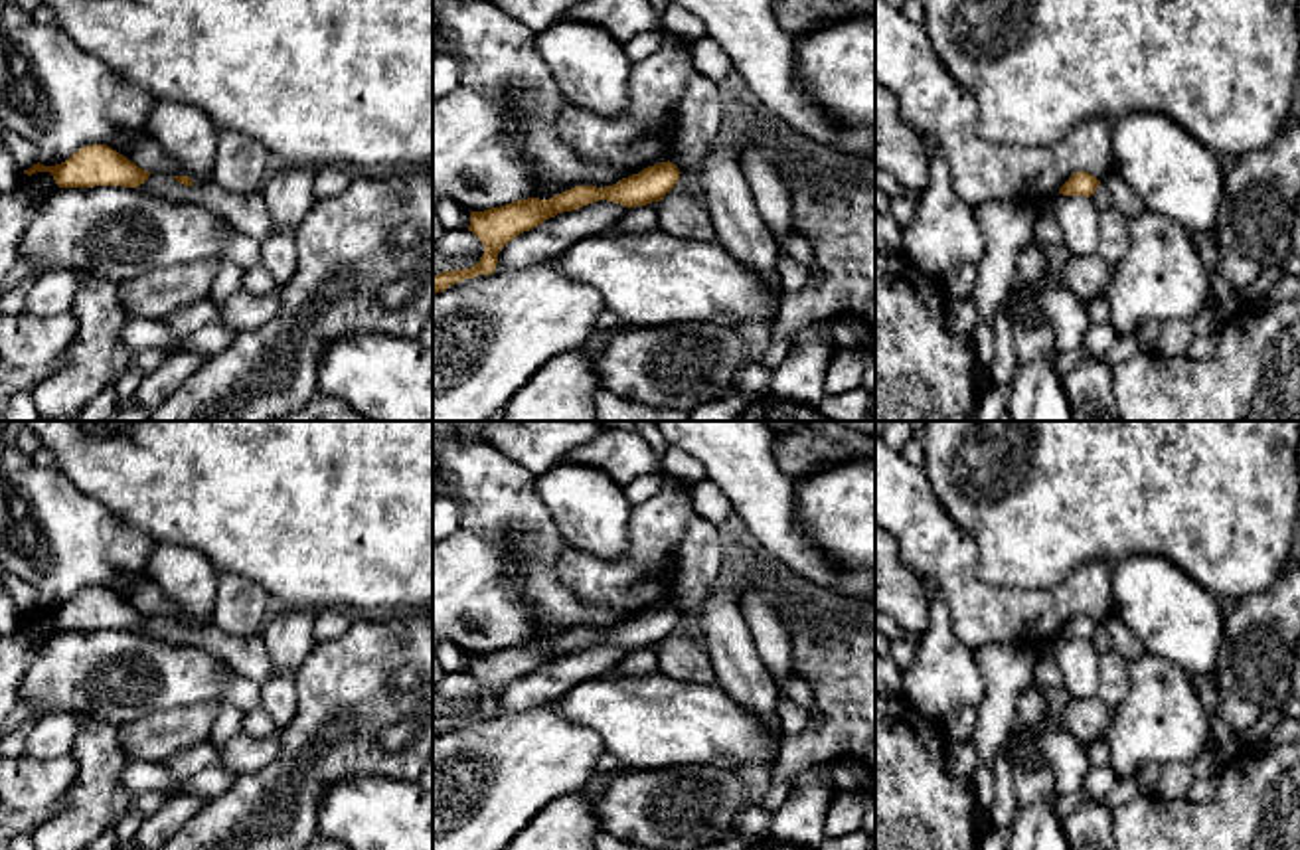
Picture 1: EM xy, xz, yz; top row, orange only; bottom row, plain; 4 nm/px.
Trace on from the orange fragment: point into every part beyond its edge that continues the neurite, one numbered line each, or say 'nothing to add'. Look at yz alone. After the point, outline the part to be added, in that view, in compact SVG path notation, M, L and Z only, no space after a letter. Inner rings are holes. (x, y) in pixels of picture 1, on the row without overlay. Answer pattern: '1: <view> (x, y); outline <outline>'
nothing to add

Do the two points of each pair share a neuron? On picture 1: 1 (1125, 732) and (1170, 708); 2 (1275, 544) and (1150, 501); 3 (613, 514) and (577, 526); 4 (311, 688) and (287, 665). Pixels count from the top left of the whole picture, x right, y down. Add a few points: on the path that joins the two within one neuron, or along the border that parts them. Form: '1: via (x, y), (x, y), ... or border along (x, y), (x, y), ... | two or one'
1: via (1137, 732), (1158, 714) | one
2: via (1243, 534), (1210, 501), (1182, 501) | one
3: via (605, 514), (589, 514), (585, 518) | one
4: border along (319, 641), (295, 675), (297, 712), (291, 718) | two

